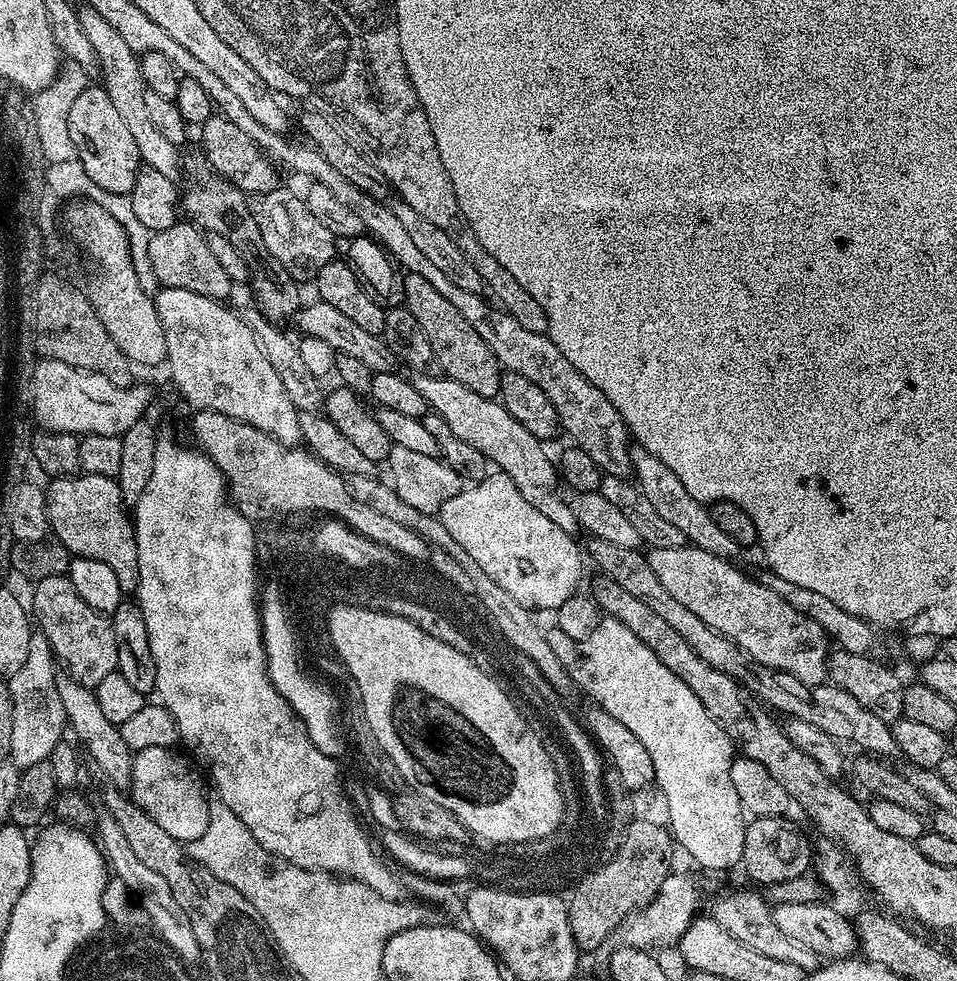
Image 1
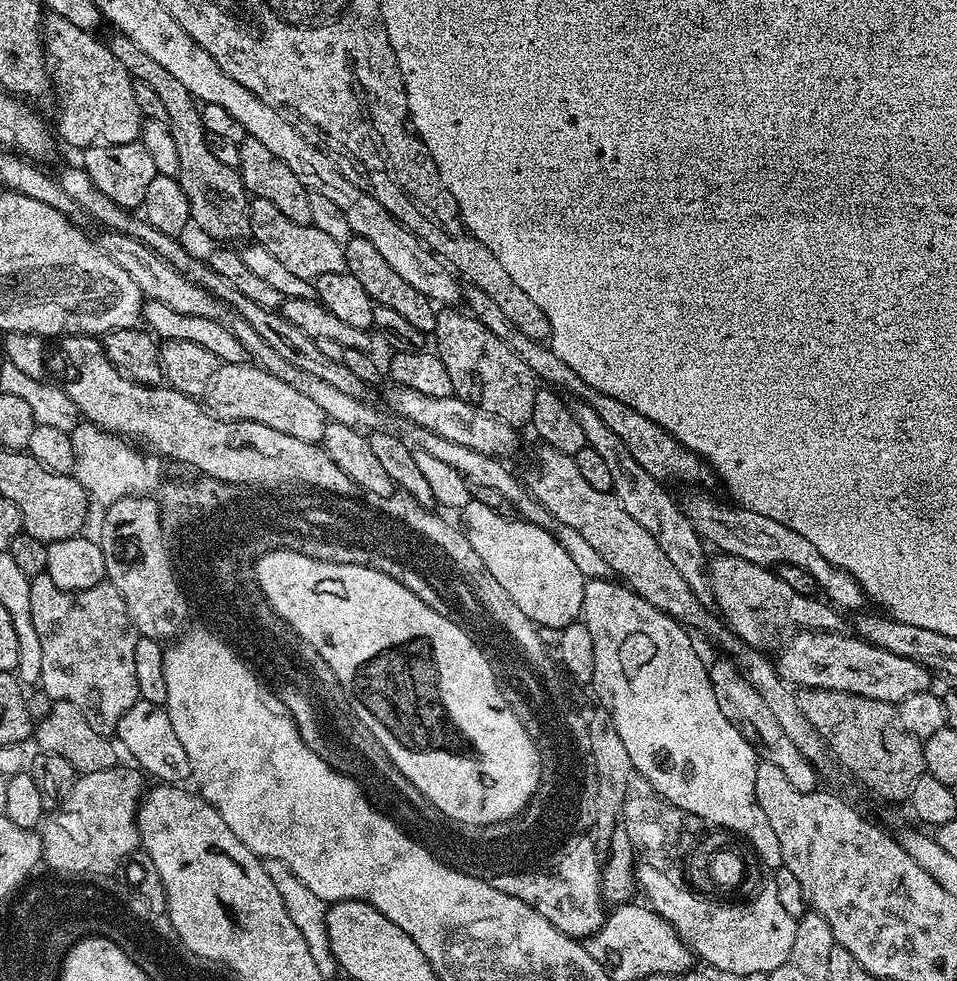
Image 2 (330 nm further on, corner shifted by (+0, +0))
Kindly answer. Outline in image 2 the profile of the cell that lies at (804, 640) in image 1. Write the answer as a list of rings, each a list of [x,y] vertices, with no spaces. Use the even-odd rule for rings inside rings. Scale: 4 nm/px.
[[[797,631],[793,635],[796,637],[781,650],[780,660],[775,661],[776,670],[785,684],[797,689],[821,688],[849,692],[895,705],[899,705],[910,694],[929,691],[929,669],[918,661],[899,657],[855,635],[844,635],[840,632]]]

